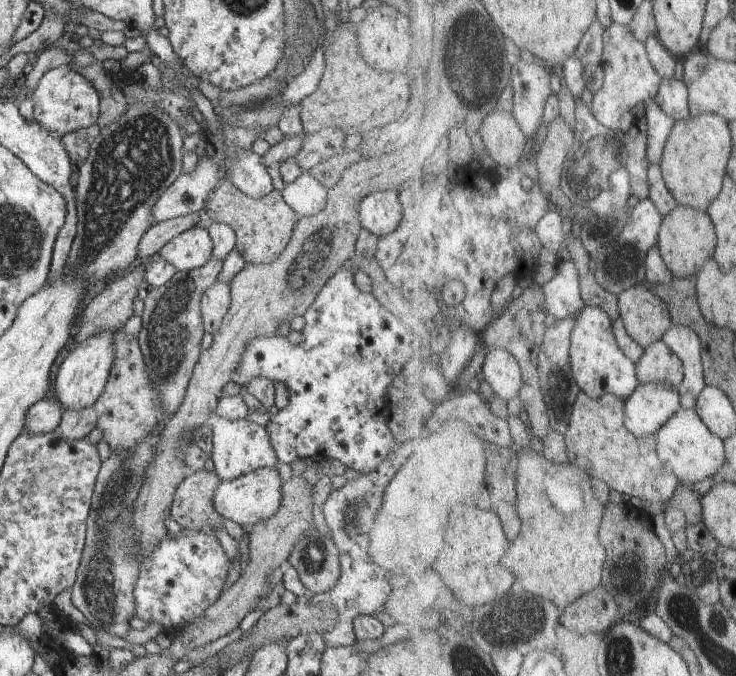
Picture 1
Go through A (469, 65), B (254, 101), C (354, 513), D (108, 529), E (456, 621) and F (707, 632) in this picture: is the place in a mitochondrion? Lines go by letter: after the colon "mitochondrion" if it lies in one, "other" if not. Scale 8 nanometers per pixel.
A: mitochondrion
B: mitochondrion
C: mitochondrion
D: mitochondrion
E: other
F: mitochondrion

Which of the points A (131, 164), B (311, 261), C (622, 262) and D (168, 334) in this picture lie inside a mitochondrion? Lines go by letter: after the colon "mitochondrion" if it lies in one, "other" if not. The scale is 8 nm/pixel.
A: mitochondrion
B: mitochondrion
C: mitochondrion
D: mitochondrion

